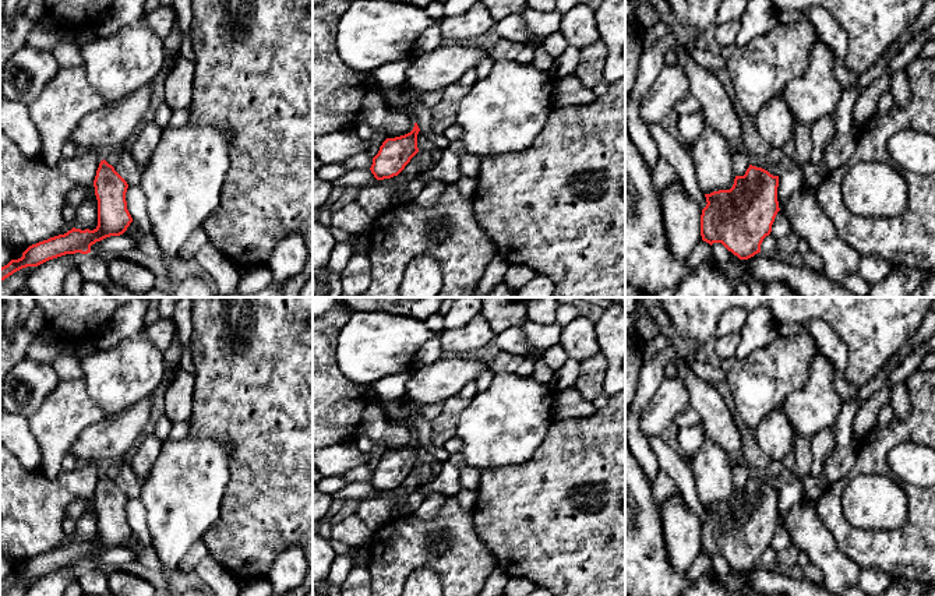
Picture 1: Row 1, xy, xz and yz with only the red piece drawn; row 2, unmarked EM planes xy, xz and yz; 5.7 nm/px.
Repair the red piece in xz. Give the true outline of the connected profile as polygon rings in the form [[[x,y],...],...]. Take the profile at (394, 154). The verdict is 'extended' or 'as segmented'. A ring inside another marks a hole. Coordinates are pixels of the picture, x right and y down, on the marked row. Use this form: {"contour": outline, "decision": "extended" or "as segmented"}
{"contour": [[[414,123],[410,133],[395,138],[387,138],[382,142],[370,167],[377,180],[391,179],[405,169],[410,159],[419,152],[419,131],[420,128],[417,123]]], "decision": "as segmented"}

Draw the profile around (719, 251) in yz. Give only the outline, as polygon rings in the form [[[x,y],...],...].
[[[713,243],[710,247],[710,251],[716,261],[723,261],[723,262],[744,261],[744,260],[740,260],[737,255],[734,255],[731,251],[728,251],[721,243]]]

